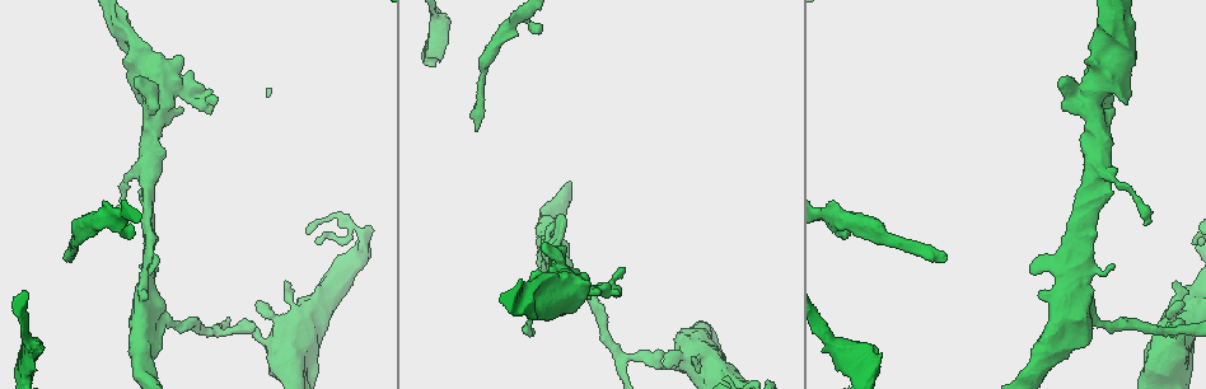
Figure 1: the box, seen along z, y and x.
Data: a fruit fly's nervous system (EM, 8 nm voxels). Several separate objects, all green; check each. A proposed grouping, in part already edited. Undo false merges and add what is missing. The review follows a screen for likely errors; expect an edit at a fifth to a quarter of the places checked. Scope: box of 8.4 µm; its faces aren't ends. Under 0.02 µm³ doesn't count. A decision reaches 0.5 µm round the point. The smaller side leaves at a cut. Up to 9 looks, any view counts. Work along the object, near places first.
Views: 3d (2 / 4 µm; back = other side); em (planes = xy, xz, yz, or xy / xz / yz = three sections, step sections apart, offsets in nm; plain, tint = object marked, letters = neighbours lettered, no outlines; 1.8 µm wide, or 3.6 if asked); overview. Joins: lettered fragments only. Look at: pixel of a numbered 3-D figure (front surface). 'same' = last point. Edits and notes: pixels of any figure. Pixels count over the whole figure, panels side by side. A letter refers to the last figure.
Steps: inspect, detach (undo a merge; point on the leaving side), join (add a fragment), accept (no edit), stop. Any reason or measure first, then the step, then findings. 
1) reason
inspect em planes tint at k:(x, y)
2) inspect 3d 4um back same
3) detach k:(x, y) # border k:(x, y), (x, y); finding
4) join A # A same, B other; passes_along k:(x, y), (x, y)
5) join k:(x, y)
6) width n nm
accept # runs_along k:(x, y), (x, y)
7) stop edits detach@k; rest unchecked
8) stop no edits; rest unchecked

tapers out
inspect em xz step 16 tint at 1:(944, 259)

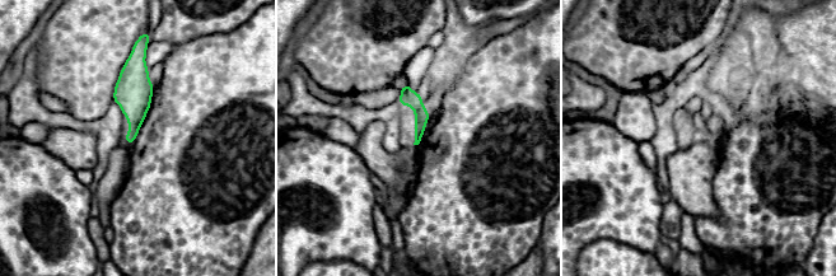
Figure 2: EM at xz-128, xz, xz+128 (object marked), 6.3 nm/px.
cut it another way
inspect em xy step 16 letters same

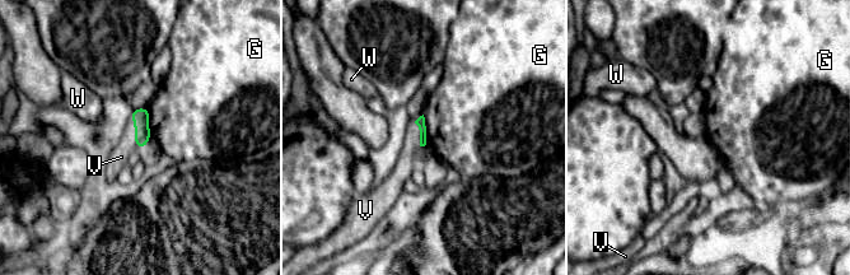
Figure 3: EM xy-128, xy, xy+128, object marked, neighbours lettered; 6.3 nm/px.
longest_contact G 220 nm
join V # G other, V same, W other; passes_along 3:(140, 117), (135, 134), (121, 157); it goes on there

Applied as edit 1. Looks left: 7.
see it whole again
inspect overview

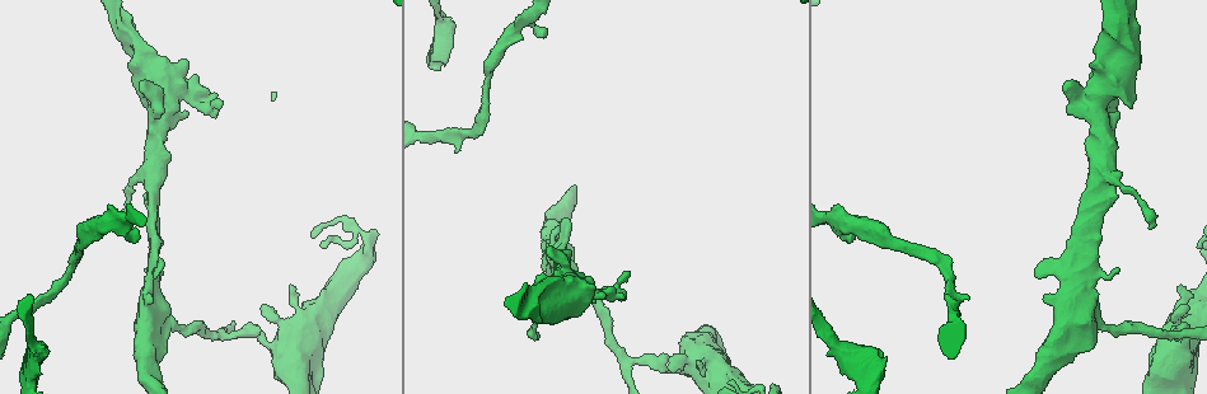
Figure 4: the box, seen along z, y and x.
free end
inspect em planes letters at 4:(138, 231)

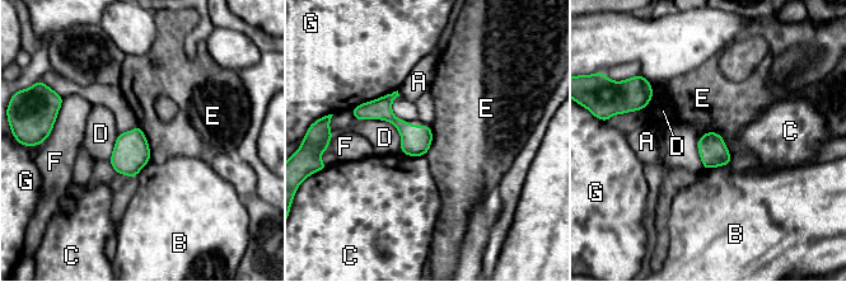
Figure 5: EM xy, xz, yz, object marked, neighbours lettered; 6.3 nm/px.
accept # A other, B other, C other, D other, E other, F other, G other; runs_along 5:(356, 113), (384, 112), (428, 142); none of them fits

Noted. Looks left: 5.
arms part here
inspect 3d 4um at 4:(157, 119)

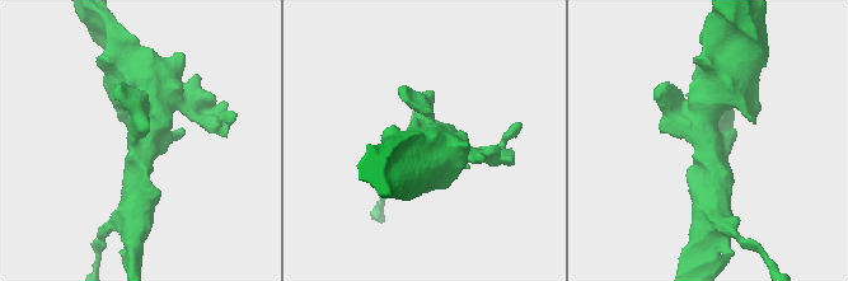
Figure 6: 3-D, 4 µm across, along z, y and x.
inspect em planes letters at 6:(709, 139)

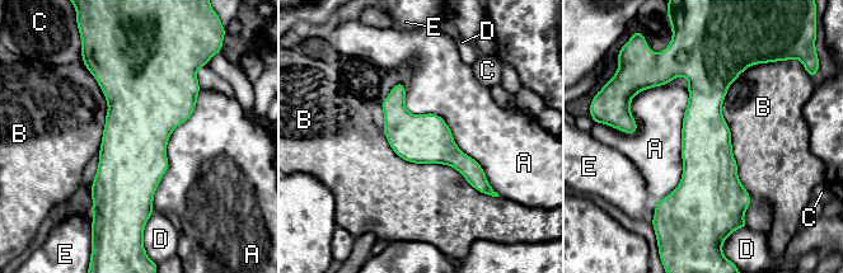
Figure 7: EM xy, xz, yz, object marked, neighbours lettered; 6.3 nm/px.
accept # A other, B other, C other, D other, E other; runs_along 7:(699, 62), (705, 76), (712, 215); continuous, no second neuron

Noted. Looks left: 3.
thin neck
inspect 3d 4um at 4:(1101, 326)

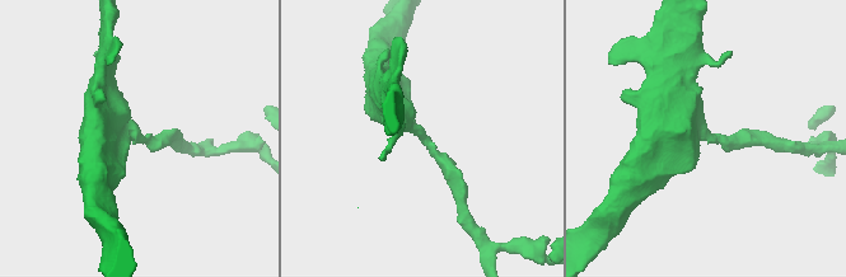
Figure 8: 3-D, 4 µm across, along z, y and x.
arms 4
inspect em 3.6um xz step 8 tint at 8:(706, 134)

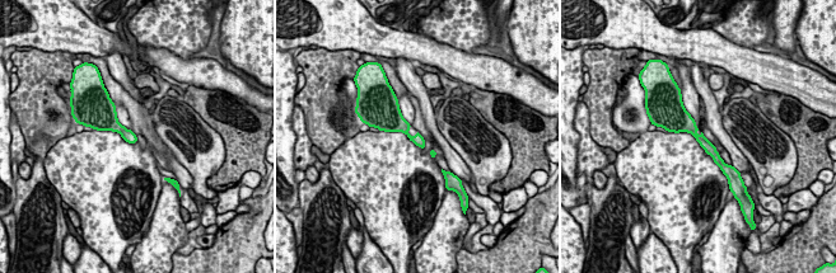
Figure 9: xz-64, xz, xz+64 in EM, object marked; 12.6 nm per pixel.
inspect em 3.6um xz step 8 letters same

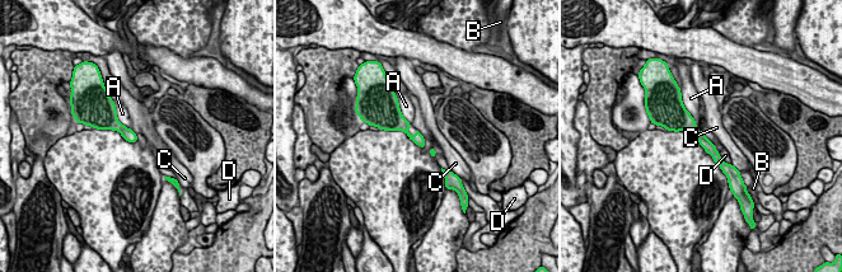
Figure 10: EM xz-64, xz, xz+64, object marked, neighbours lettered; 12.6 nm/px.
accept # A other, B other, C other, D other; continuous, no second neuron

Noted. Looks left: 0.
stop edits join@3; rest unchecked

